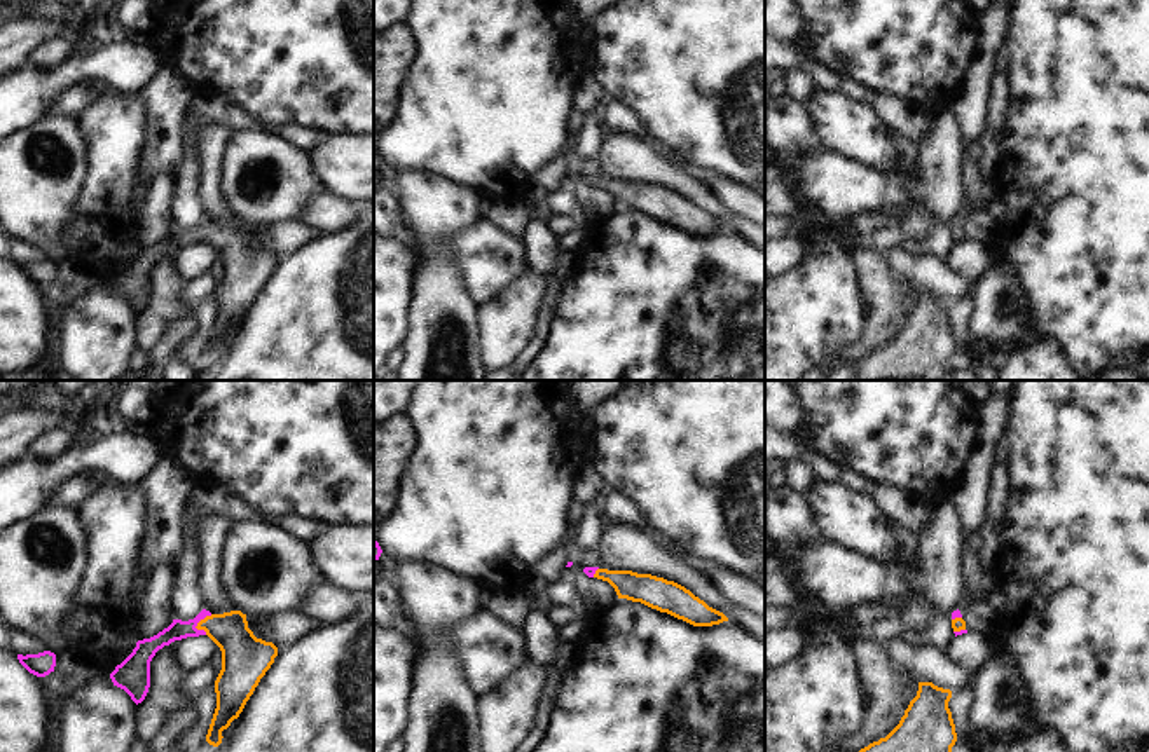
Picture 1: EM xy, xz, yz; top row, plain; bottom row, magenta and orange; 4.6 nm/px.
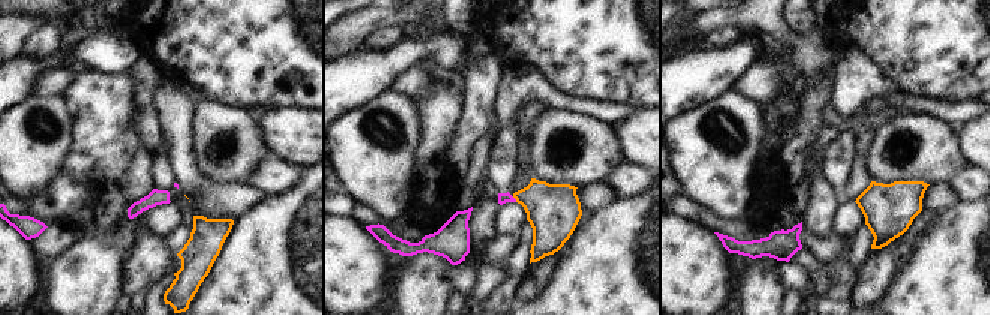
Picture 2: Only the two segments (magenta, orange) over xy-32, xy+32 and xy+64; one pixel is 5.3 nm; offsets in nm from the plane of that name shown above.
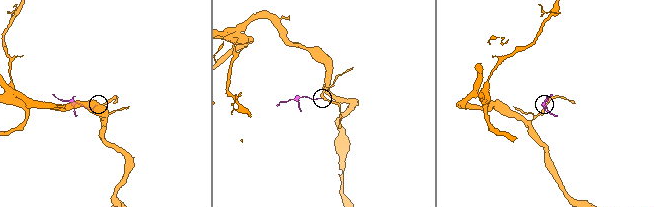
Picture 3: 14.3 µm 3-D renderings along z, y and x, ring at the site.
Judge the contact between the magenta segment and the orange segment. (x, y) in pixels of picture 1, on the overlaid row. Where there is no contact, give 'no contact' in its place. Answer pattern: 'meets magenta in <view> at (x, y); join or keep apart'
meets magenta in xy at (203, 618); join

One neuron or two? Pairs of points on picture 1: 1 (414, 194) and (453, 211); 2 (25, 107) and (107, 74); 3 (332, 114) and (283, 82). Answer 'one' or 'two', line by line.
1: one
2: one
3: one

